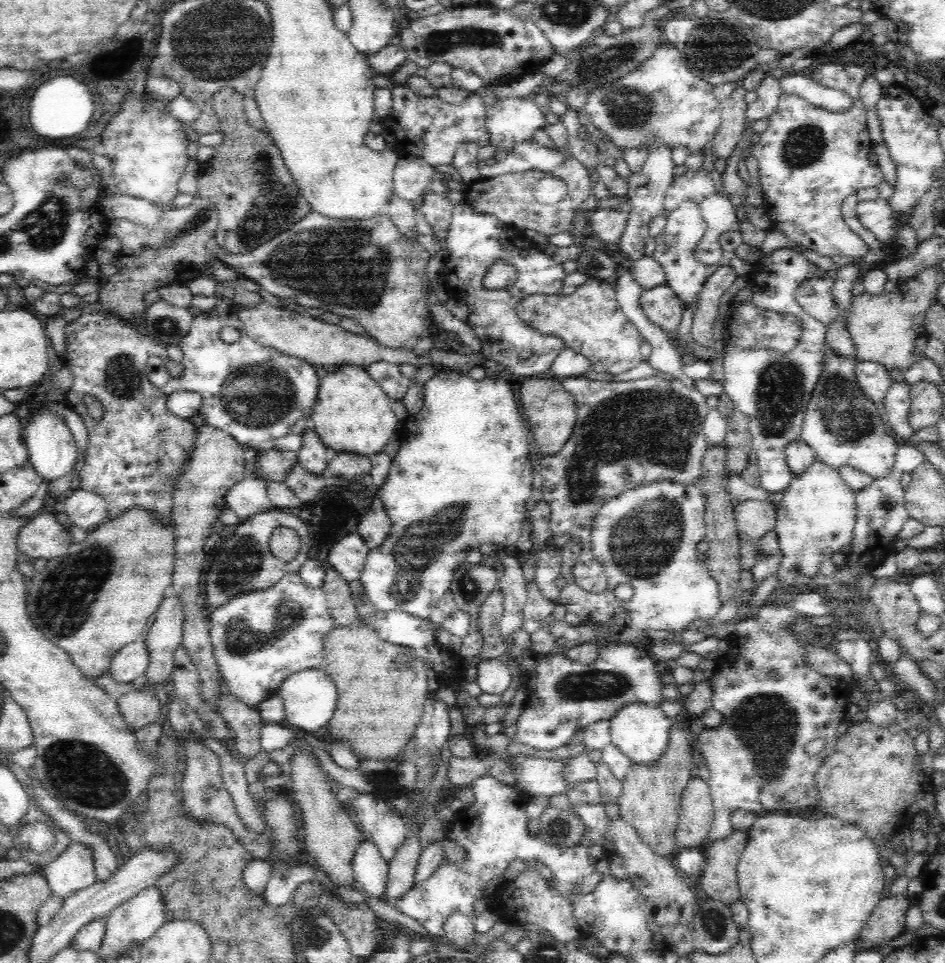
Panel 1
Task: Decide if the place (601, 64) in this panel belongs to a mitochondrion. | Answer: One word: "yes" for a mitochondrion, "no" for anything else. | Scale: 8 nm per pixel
yes

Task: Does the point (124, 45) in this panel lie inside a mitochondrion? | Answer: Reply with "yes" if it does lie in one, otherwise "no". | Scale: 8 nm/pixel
no

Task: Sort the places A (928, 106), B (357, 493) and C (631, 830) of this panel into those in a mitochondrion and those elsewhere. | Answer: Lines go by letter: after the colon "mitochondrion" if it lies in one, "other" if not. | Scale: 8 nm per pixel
A: other
B: other
C: other

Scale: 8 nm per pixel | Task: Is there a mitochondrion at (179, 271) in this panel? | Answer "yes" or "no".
yes

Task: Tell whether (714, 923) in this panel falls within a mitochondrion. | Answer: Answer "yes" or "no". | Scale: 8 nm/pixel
yes

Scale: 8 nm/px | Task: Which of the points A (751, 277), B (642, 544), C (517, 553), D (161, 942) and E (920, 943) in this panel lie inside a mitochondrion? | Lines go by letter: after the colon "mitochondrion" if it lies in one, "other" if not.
A: other
B: mitochondrion
C: other
D: other
E: other

